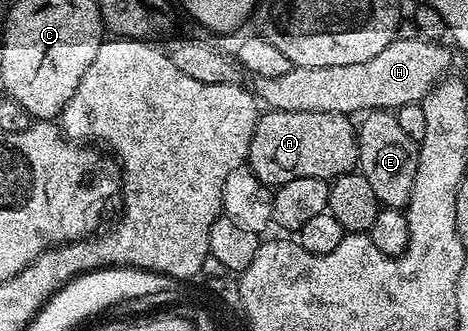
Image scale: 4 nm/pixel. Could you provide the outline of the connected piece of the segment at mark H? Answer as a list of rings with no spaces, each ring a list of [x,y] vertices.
[[[419,36],[400,38],[388,43],[380,55],[372,55],[372,59],[364,63],[344,63],[344,67],[295,65],[284,75],[276,75],[273,79],[253,78],[252,92],[267,110],[320,111],[347,115],[361,115],[372,109],[396,111],[401,105],[422,102],[428,91],[432,91],[432,87],[451,72],[451,46],[447,45],[437,41],[423,41]]]

